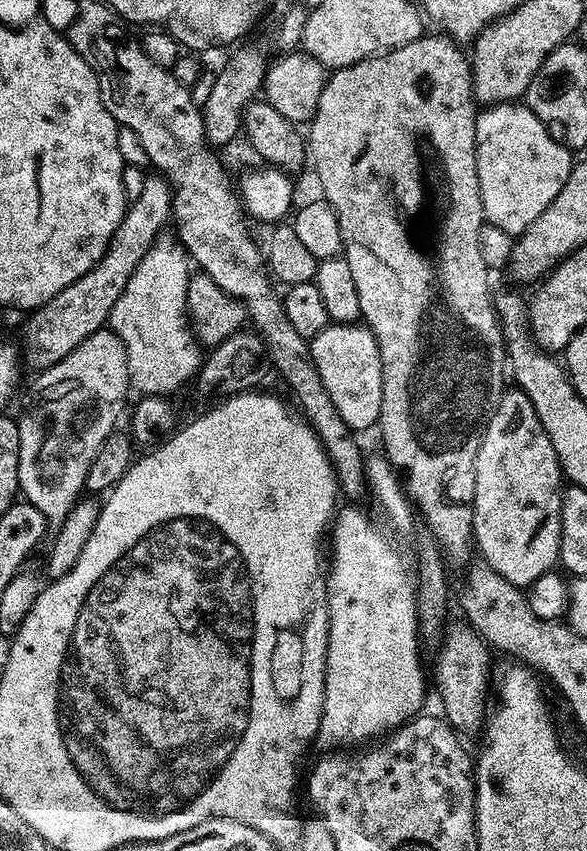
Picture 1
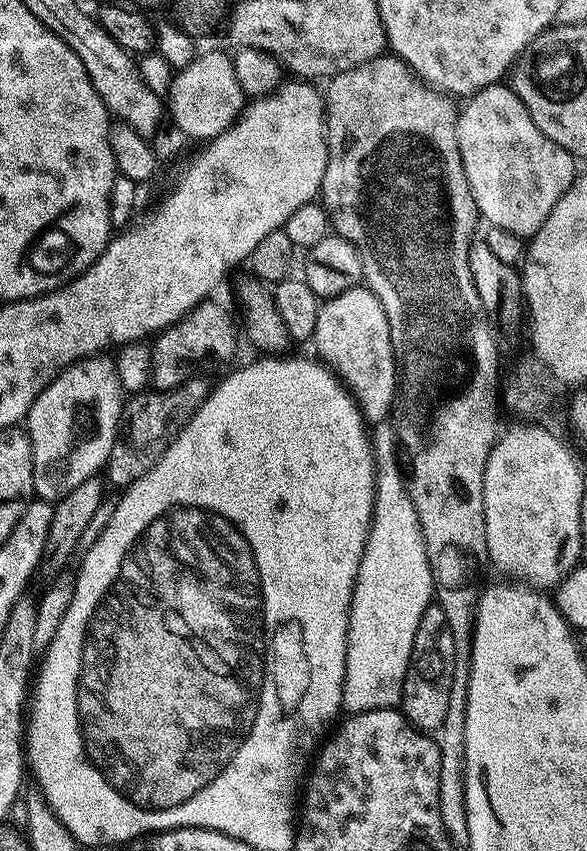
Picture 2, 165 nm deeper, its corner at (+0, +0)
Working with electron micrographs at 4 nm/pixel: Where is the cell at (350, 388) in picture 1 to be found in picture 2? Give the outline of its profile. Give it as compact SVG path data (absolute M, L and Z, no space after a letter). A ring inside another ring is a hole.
M366 286L351 288L337 296L329 296L318 310L318 326L312 335L314 345L320 353L319 359L327 364L356 398L360 411L369 425L380 423L393 415L398 395L398 365L396 351L390 338L390 322L386 318L386 310L382 310L382 302Z

